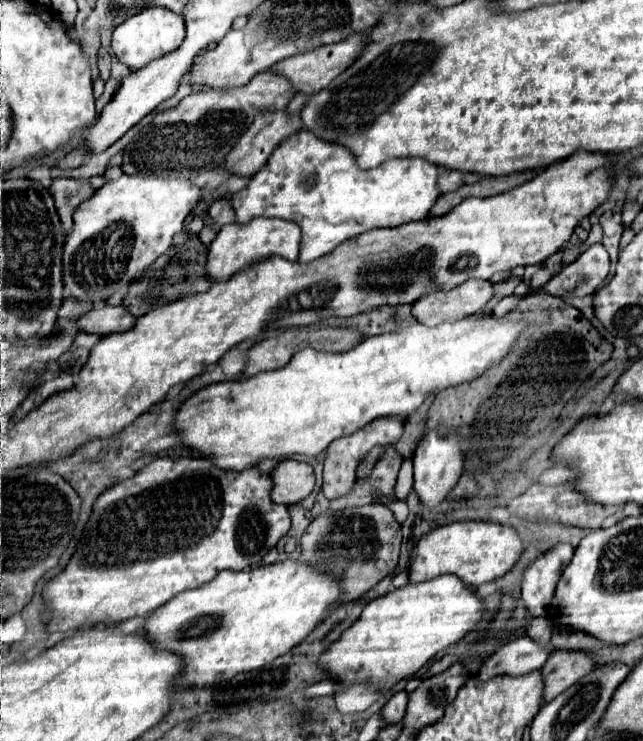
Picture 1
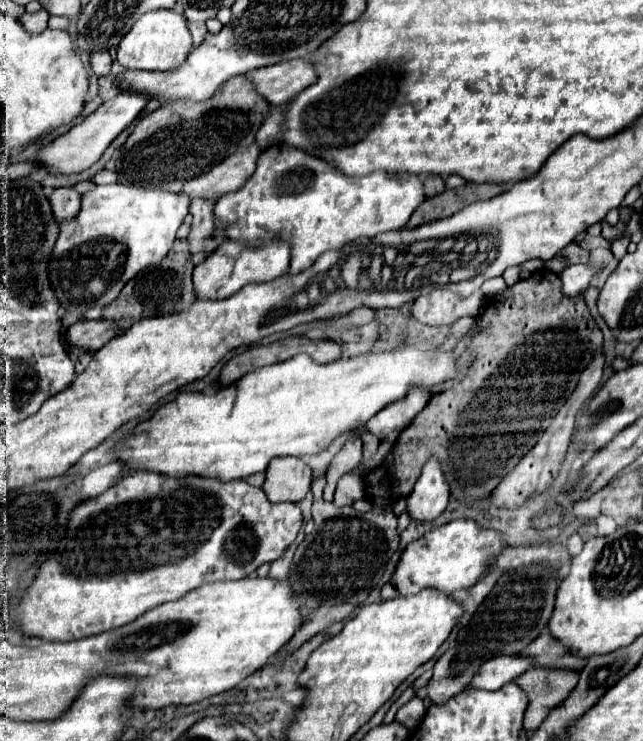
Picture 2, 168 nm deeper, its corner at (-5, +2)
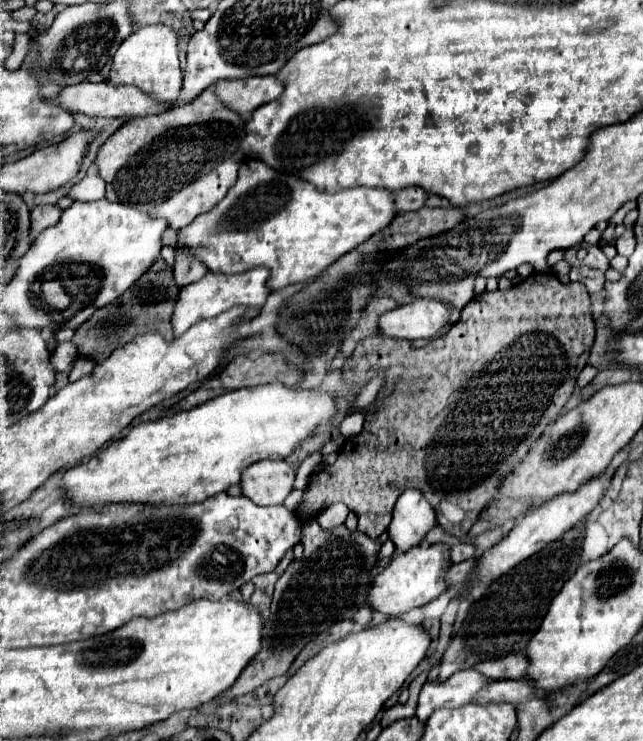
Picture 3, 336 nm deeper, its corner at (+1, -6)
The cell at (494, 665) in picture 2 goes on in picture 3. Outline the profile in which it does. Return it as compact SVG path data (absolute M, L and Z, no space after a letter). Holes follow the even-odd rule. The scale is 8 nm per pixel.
M467 669L467 671L457 671L451 675L451 679L439 681L431 679L423 685L419 693L419 703L417 703L417 717L421 721L427 721L429 715L439 709L439 707L463 707L471 703L471 699L489 685L491 681L485 679L479 671Z

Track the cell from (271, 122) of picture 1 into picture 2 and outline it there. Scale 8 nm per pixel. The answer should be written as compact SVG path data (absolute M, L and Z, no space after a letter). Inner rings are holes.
M253 143L245 149L237 149L223 163L215 165L209 173L187 181L181 191L185 195L189 195L191 199L195 199L195 197L217 199L225 193L237 191L241 185L245 185L245 181L257 169L259 153L261 153L261 147L257 143Z

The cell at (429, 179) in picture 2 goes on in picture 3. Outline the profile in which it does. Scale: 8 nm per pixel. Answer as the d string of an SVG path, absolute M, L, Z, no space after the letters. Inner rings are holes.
M407 187L401 191L393 193L395 201L395 213L407 213L407 211L417 211L425 205L427 193L421 187Z

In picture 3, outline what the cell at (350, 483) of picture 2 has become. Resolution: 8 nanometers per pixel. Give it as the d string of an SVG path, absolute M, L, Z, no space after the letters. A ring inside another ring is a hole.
M333 503L327 511L323 511L323 513L319 515L317 523L319 523L323 529L329 531L329 529L335 529L337 525L343 525L345 519L347 519L347 513L349 513L349 509L347 509L345 503Z

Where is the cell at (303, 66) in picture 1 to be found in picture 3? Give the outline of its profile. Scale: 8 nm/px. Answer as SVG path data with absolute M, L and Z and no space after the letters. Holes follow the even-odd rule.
M251 77L251 79L227 79L215 83L215 95L225 107L231 107L243 119L247 119L257 107L277 99L283 93L283 85L273 77Z

